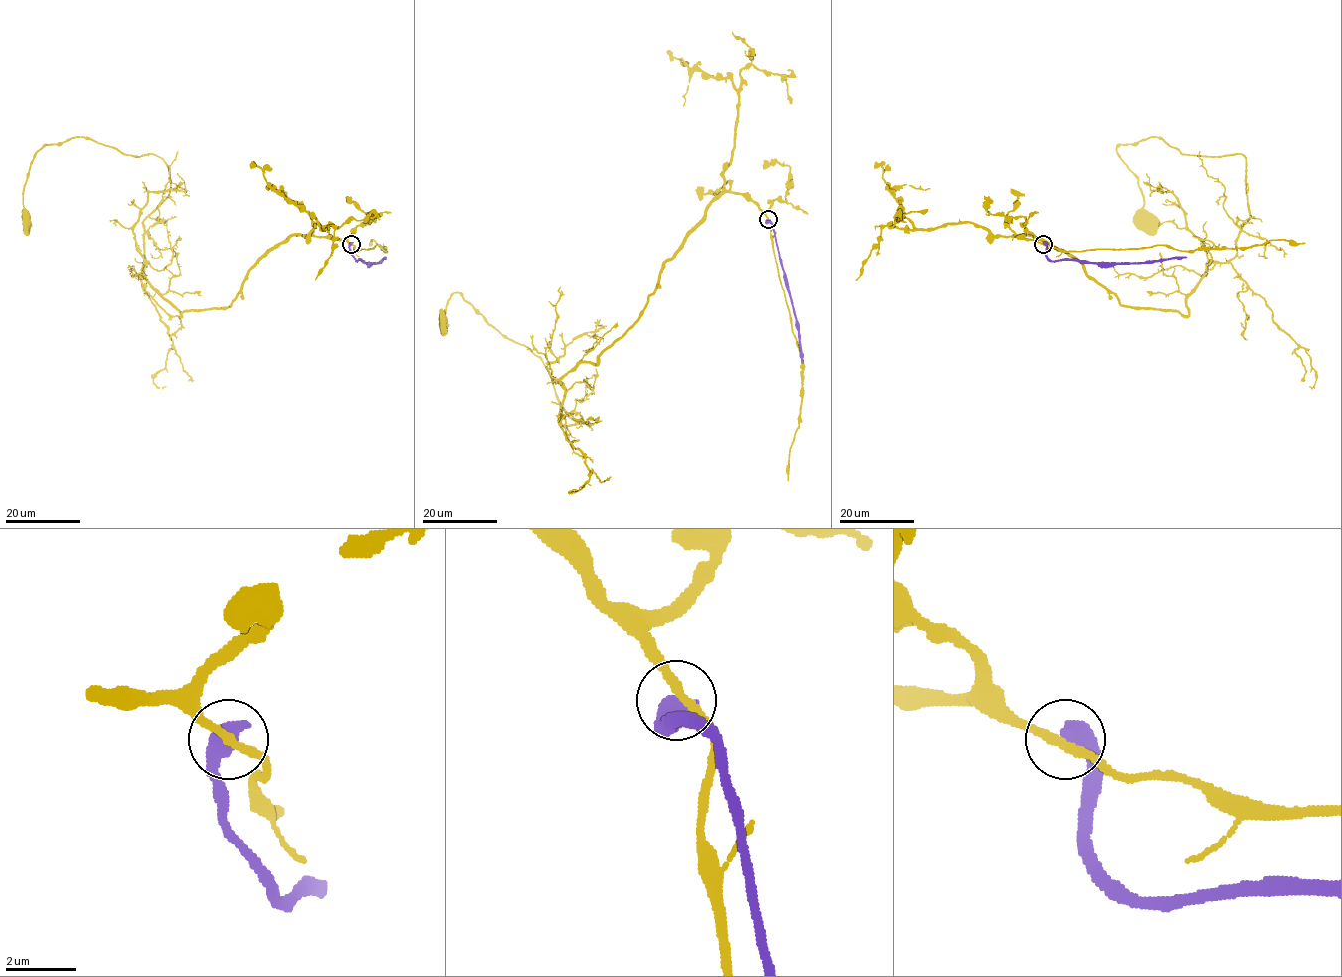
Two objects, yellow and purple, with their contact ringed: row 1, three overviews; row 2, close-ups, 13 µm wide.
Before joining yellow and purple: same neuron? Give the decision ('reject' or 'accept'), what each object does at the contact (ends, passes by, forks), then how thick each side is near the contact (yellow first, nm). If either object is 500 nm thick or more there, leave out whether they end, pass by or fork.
reject; calibres 240 and 700 nm

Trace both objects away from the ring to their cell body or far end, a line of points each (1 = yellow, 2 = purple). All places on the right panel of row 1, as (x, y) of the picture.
1: (1043, 243), (1015, 235), (1070, 254), (1121, 305), (1187, 315), (1250, 217), (1246, 159), (1120, 144), (1155, 234)
2: (1043, 243), (1051, 260), (1140, 263), (1186, 257)

